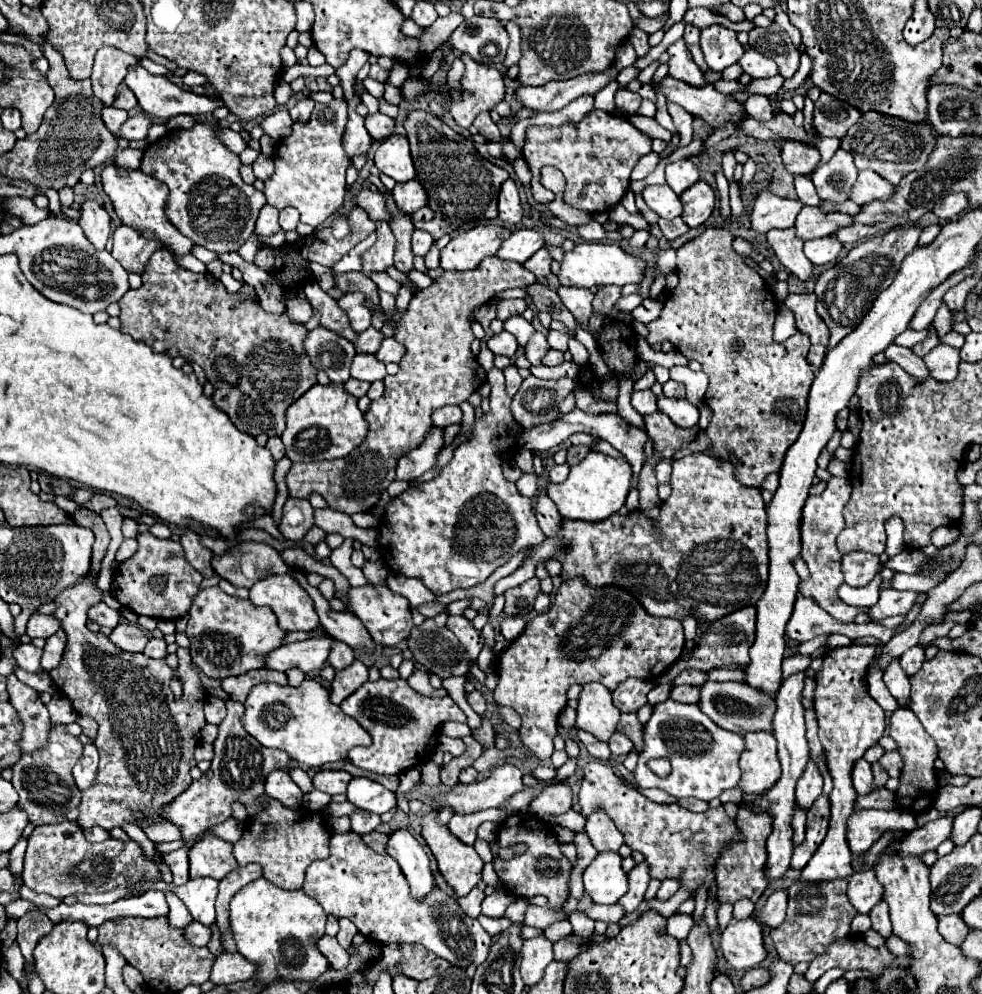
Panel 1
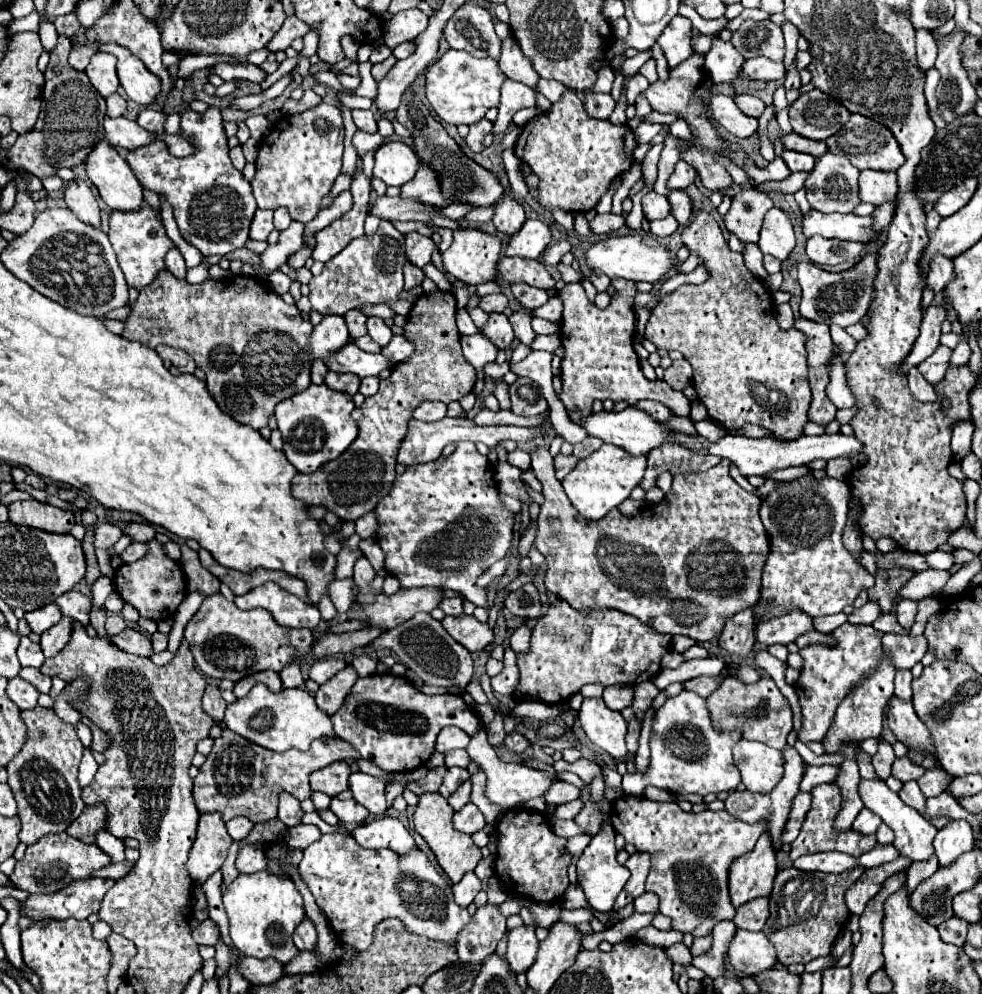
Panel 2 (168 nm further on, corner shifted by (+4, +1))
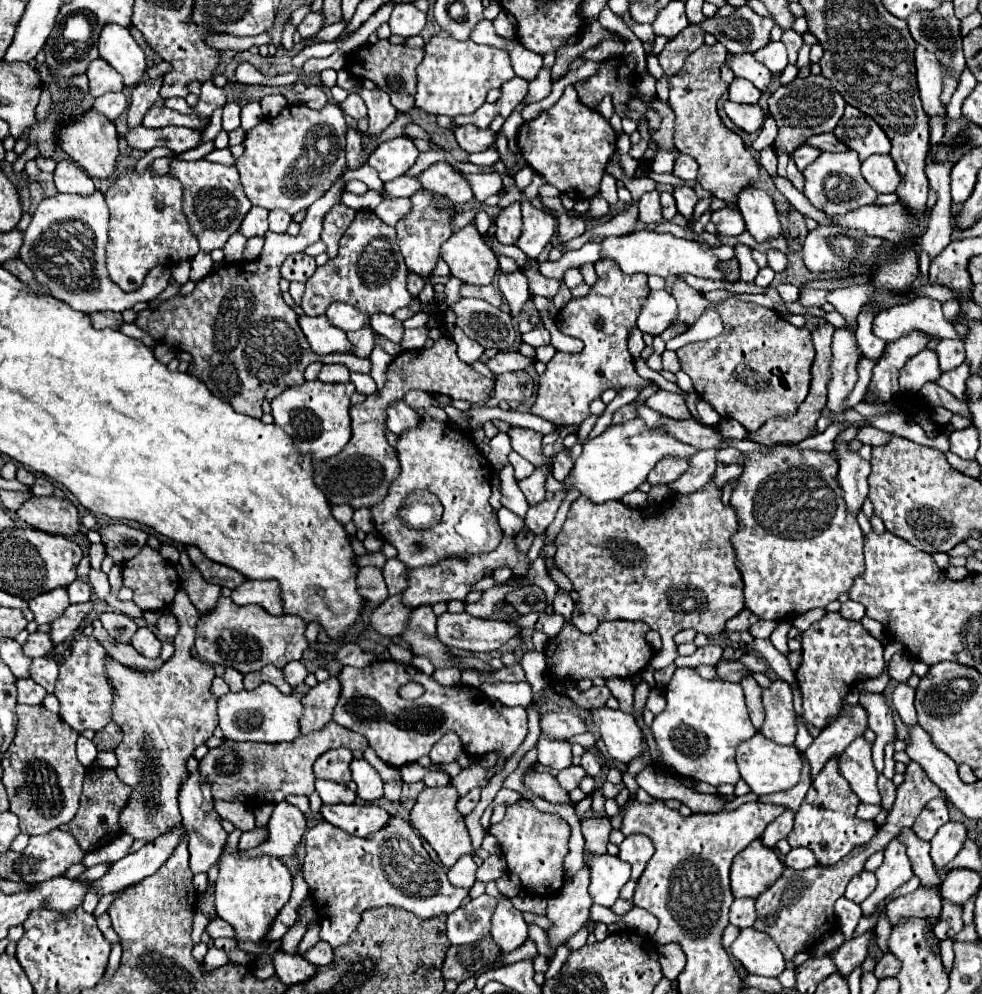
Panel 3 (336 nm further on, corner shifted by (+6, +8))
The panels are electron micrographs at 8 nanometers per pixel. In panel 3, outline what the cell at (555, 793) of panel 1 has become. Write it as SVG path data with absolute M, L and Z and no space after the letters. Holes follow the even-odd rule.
M573 765L573 767L567 767L567 769L559 771L557 781L559 781L559 785L561 785L565 791L573 791L583 777L585 777L583 767L575 767L575 765Z

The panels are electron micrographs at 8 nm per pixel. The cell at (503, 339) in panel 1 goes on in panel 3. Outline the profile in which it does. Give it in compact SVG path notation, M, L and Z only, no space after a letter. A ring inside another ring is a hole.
M459 327L453 329L453 339L457 343L457 355L459 355L459 359L465 361L465 363L469 363L469 365L475 363L483 355L483 351L485 351L479 343L475 343L473 339L469 339L463 333L463 329L459 329Z

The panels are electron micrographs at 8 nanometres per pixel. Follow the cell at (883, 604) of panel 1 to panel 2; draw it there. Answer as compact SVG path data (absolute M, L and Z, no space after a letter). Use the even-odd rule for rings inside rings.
M867 602L867 604L861 606L859 610L853 610L853 612L847 616L847 622L851 622L851 624L871 624L875 618L879 618L879 612L881 612L881 610L877 610L877 604Z

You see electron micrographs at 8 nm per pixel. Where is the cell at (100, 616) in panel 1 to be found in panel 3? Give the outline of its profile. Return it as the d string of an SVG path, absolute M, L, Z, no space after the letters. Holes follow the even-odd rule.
M101 613L99 621L109 631L109 635L121 643L129 643L133 633L137 631L137 623L123 613Z

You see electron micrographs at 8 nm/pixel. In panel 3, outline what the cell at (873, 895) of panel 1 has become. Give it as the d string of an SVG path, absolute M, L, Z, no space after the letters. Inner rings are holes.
M861 871L859 875L855 875L849 885L847 885L847 891L845 891L845 897L853 903L863 903L875 889L877 885L877 879L875 879L875 873L873 871Z

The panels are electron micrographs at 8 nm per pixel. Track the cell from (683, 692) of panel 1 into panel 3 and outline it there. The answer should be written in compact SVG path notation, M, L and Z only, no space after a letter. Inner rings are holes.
M719 661L719 663L715 665L715 671L717 671L717 677L719 677L719 679L731 681L731 683L741 681L741 679L749 673L739 661L733 661L733 663L729 663L729 661Z

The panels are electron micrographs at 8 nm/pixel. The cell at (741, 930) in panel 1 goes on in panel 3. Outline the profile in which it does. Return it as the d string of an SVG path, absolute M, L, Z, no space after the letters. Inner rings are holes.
M753 927L739 931L739 937L731 945L731 953L751 975L777 977L787 967L773 939L763 931L755 931Z

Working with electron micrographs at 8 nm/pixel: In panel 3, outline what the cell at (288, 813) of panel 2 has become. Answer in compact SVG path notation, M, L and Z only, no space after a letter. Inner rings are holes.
M287 801L275 803L271 821L267 825L269 841L261 843L255 849L245 851L243 857L251 859L259 855L269 855L269 849L277 849L277 857L289 857L295 853L295 847L301 841L305 829L307 829L307 819L295 805Z

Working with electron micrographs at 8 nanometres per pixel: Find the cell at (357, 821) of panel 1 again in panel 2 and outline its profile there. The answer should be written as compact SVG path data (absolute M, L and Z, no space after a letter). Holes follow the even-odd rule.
M331 798L331 804L329 804L329 810L345 824L351 824L351 826L357 826L357 824L363 824L369 816L369 812L355 800L339 800L339 798Z

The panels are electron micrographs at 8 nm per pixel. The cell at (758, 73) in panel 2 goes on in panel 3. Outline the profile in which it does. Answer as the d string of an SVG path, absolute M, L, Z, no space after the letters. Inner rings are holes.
M773 41L767 47L753 53L759 63L763 63L771 73L781 73L787 67L787 51L781 41Z

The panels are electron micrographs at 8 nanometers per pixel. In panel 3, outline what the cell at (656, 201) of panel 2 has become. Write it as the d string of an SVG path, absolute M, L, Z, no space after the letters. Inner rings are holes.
M649 191L639 199L639 221L643 223L661 223L661 203L659 191Z

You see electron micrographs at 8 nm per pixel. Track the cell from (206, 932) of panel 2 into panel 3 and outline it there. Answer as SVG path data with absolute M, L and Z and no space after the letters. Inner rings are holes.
M213 919L207 923L205 927L205 933L211 937L211 939L217 939L217 937L233 937L233 927L229 923L225 923L223 919Z

